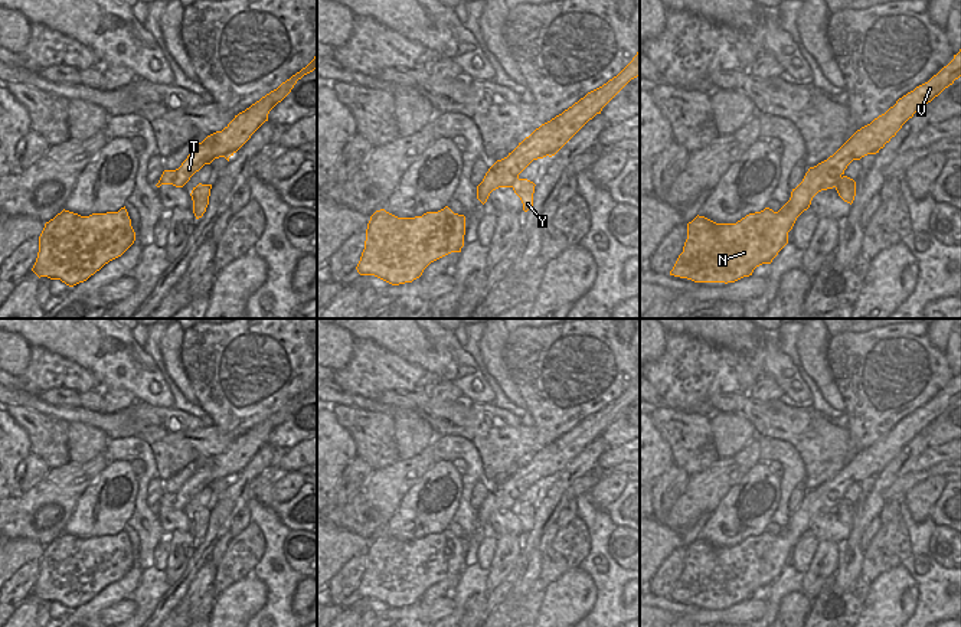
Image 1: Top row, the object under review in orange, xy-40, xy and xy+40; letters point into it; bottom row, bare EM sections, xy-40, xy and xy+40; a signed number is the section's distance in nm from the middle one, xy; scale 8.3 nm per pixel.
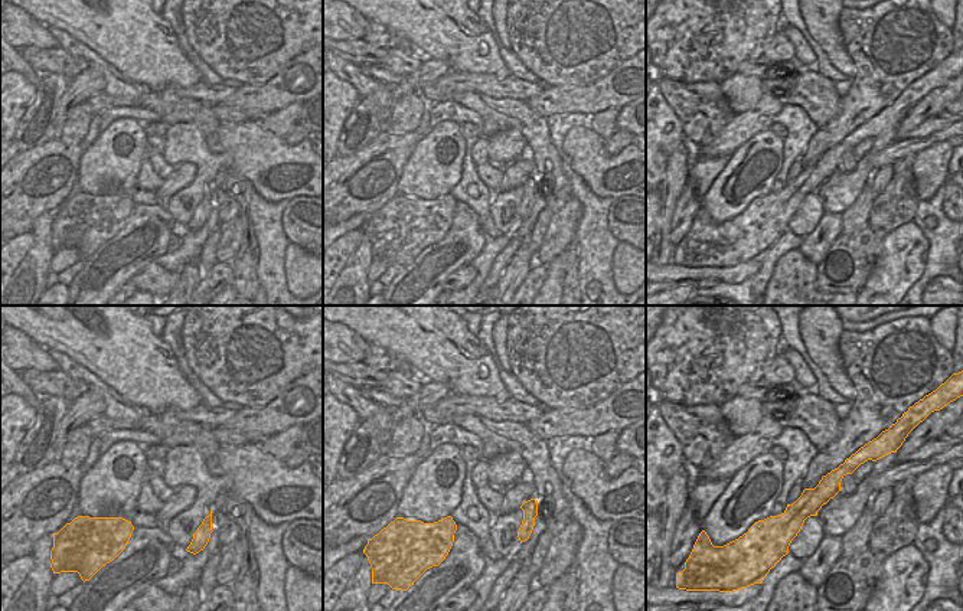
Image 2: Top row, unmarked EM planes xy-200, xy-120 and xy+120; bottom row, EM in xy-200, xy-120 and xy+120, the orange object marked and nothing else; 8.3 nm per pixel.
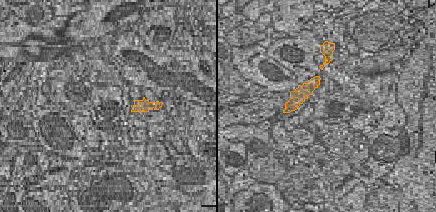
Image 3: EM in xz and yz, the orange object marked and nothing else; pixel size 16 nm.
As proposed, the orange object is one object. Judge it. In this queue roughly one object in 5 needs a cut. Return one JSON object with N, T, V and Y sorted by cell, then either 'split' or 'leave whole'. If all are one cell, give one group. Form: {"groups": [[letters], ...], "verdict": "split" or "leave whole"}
{"groups": [["N", "T", "V"], ["Y"]], "verdict": "split"}

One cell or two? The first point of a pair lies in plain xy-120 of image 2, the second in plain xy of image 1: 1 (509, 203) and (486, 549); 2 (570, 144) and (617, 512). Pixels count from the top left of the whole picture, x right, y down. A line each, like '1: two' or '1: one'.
1: two
2: one

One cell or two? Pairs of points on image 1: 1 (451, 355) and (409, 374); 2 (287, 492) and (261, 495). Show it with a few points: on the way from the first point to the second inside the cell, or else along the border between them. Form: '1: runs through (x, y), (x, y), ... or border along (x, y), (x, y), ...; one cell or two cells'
1: border along (394, 352), (409, 362), (421, 365), (437, 381); two cells
2: border along (301, 485), (288, 500), (271, 497); two cells

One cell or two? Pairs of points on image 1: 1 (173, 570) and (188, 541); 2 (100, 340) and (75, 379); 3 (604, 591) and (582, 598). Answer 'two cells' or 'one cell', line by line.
1: one cell
2: two cells
3: two cells

